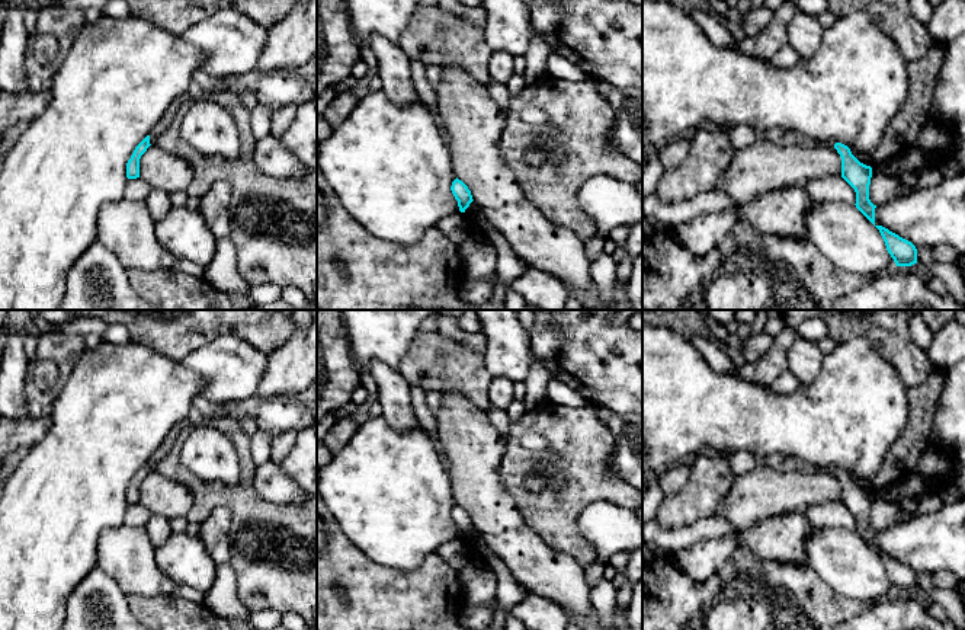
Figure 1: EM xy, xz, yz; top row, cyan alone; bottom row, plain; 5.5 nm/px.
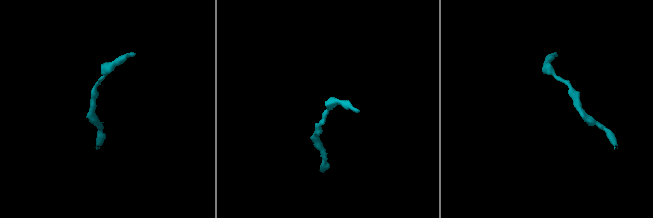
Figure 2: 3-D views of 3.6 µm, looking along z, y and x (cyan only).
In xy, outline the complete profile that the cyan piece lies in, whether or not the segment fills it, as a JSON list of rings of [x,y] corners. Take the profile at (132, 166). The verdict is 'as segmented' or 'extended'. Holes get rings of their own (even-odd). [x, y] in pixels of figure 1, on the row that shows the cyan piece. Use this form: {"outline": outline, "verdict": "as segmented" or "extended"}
{"outline": [[[147,135],[134,150],[131,159],[126,163],[126,178],[137,179],[140,178],[140,159],[150,147],[150,135]]], "verdict": "as segmented"}

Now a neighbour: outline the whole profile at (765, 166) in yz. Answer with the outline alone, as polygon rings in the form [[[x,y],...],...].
[[[764,135],[735,151],[735,156],[714,191],[746,204],[764,194],[789,186],[804,186],[824,176],[841,176],[841,157],[828,144],[780,145]]]

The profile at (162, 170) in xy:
[[[150,145],[140,159],[140,178],[153,189],[164,191],[169,195],[186,191],[193,179],[192,164],[158,145]]]

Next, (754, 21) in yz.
[[[766,6],[759,9],[750,9],[743,19],[743,31],[746,38],[754,38],[767,26],[772,19],[773,12]]]

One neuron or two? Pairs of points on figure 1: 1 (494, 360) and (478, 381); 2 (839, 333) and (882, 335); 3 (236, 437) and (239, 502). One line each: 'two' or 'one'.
1: two
2: one
3: one

